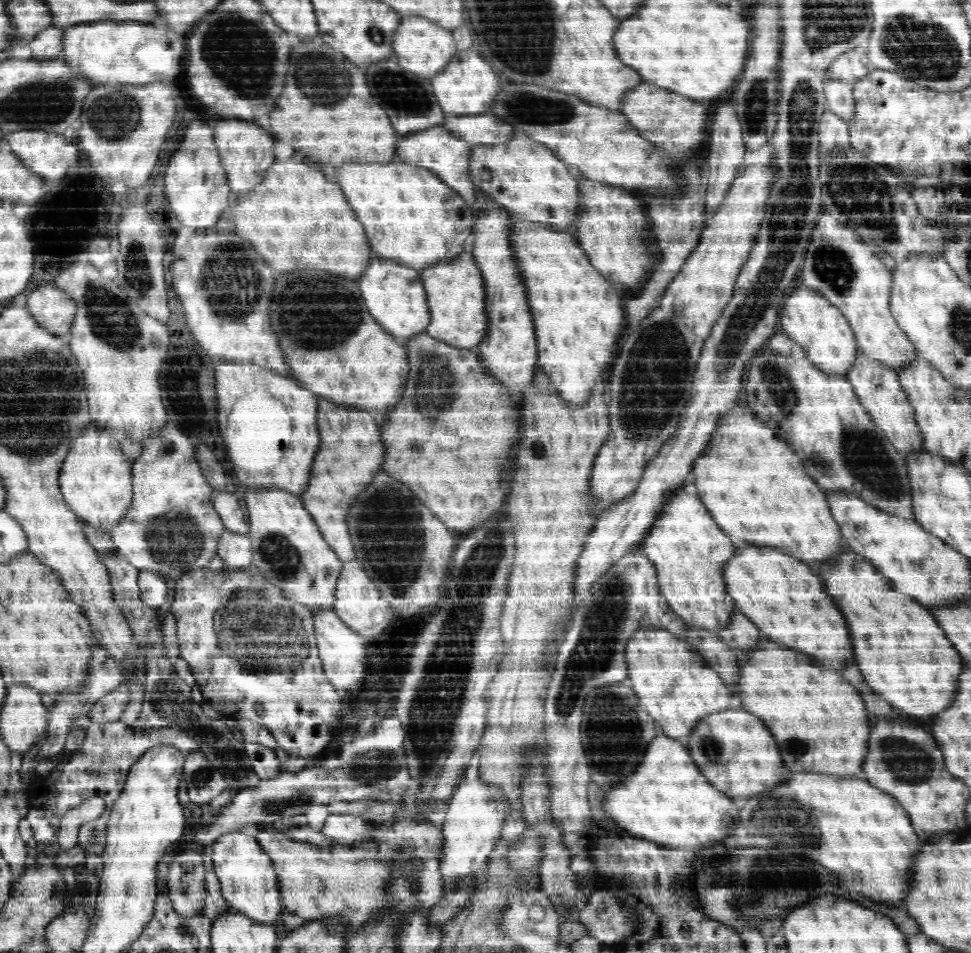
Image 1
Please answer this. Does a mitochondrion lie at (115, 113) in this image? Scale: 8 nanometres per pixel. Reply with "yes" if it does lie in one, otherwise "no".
yes

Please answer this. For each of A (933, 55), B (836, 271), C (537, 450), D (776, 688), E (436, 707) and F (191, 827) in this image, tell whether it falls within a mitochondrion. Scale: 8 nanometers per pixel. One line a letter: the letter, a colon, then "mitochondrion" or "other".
A: mitochondrion
B: mitochondrion
C: other
D: other
E: mitochondrion
F: other

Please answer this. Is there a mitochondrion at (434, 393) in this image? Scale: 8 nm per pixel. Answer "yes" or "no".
yes

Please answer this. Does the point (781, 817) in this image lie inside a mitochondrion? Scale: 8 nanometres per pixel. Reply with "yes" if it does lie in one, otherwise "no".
yes

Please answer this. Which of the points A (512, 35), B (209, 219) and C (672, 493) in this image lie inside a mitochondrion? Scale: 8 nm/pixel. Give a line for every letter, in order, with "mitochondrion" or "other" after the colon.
A: mitochondrion
B: other
C: other

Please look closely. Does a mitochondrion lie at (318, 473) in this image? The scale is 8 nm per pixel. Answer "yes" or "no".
no

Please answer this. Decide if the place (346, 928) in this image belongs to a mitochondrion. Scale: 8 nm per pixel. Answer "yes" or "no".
no

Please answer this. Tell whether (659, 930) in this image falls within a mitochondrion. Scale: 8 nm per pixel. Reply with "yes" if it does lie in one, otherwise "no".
no

